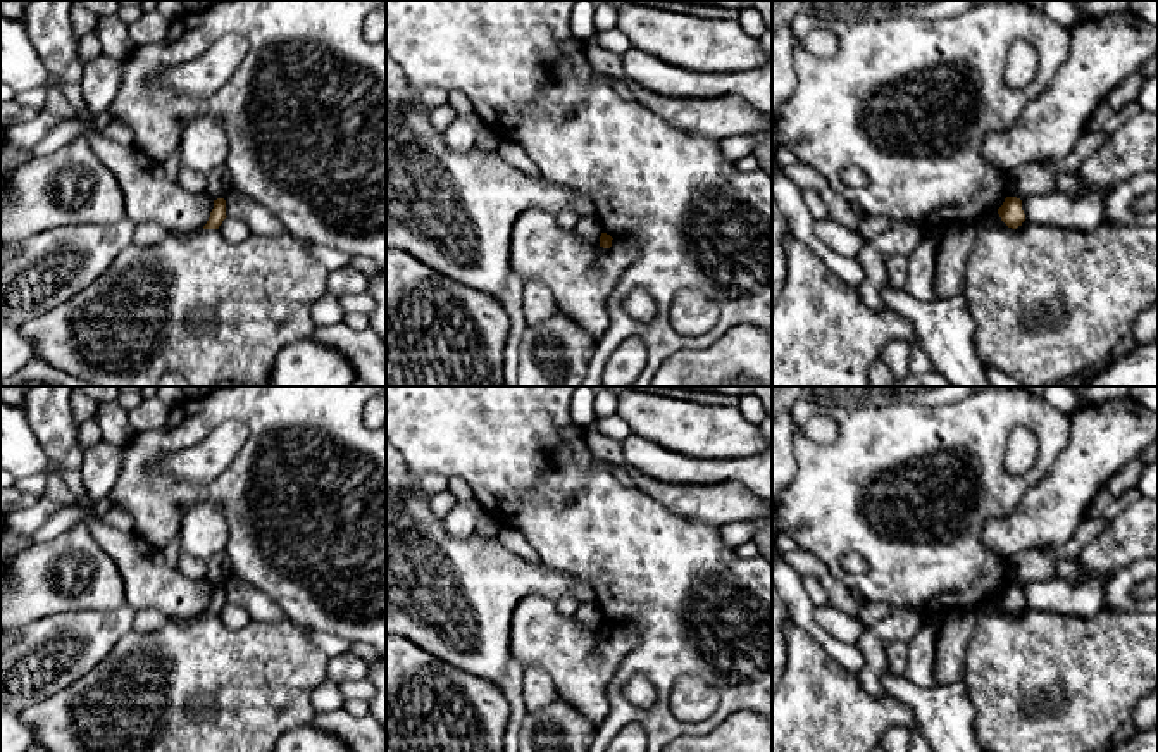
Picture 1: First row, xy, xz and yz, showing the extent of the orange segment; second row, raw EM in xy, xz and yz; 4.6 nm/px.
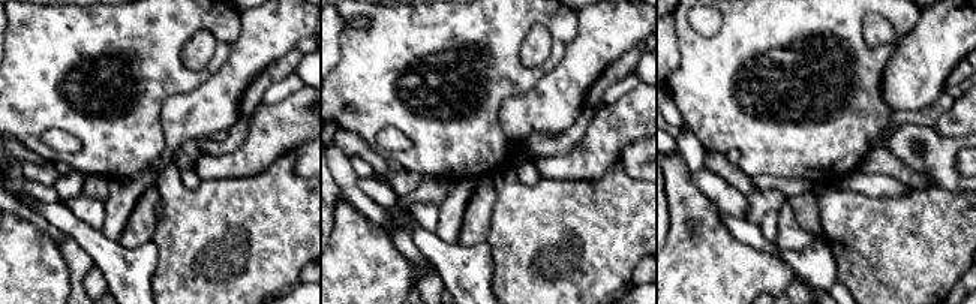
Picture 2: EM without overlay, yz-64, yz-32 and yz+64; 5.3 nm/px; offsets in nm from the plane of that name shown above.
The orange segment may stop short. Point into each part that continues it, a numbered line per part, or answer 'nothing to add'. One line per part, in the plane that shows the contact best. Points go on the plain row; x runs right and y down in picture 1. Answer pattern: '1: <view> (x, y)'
nothing to add

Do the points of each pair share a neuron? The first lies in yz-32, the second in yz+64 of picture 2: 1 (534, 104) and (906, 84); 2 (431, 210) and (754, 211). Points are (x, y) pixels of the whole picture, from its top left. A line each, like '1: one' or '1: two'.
1: one
2: two

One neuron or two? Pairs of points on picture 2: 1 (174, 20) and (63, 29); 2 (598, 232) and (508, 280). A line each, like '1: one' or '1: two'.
1: one
2: one

